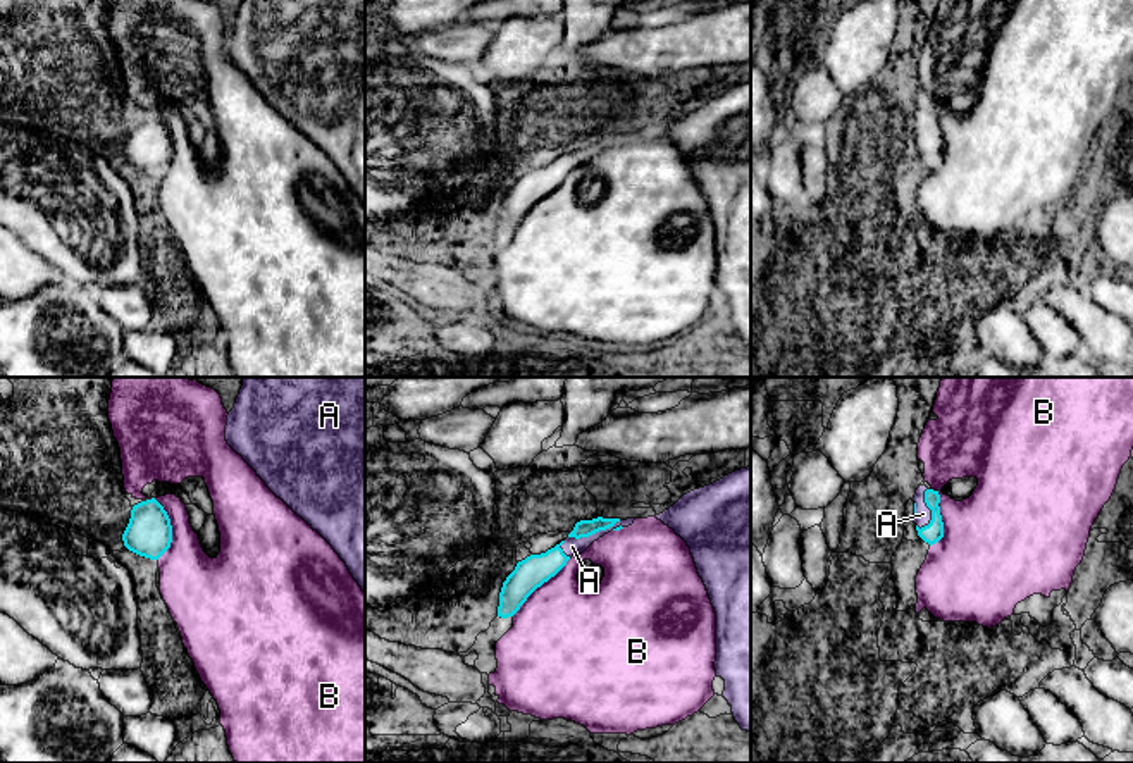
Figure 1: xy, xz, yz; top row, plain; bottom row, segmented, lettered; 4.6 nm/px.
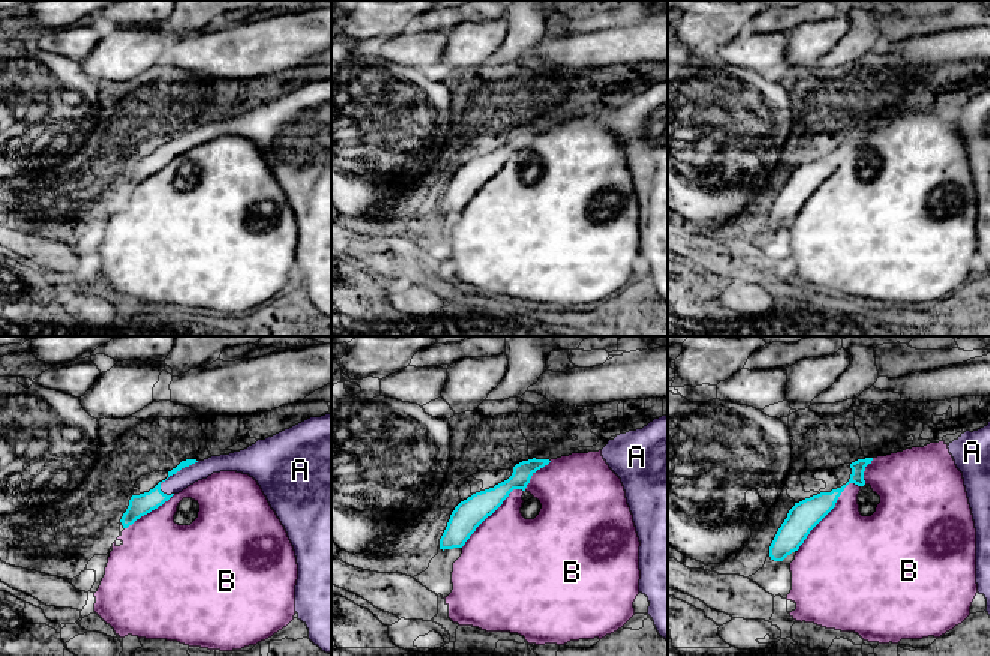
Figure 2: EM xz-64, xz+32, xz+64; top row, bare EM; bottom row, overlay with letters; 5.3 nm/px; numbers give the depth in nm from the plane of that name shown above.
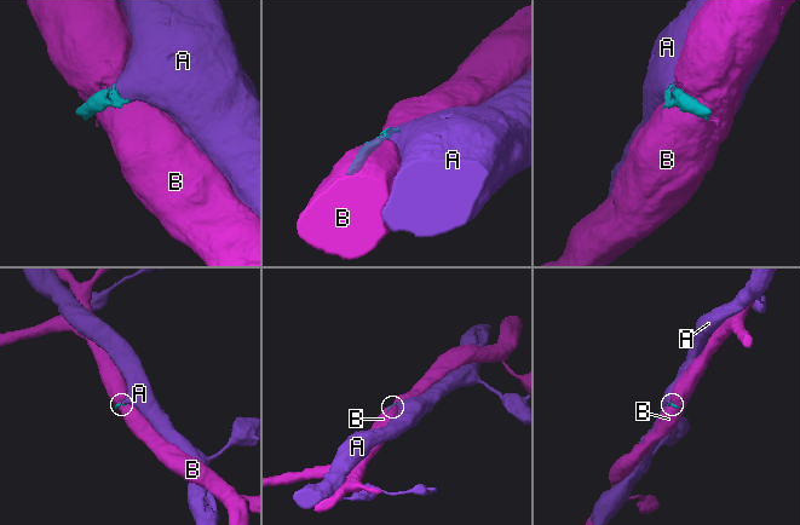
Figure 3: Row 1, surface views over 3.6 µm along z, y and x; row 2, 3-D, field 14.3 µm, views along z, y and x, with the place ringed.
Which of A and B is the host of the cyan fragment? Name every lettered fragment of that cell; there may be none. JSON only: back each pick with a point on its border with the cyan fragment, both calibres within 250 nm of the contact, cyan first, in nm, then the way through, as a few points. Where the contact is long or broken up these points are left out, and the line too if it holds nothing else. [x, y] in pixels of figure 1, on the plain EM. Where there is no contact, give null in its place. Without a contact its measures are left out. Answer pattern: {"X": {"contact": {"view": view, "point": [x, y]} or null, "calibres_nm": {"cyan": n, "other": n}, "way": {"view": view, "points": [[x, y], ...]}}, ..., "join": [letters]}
{"A": {"contact": {"view": "xz", "point": [594, 147]}, "calibres_nm": {"cyan": 80, "other": 80}, "way": {"view": "xz", "points": [[584, 142], [594, 147], [582, 150], [572, 161]]}}, "join": ["A"]}

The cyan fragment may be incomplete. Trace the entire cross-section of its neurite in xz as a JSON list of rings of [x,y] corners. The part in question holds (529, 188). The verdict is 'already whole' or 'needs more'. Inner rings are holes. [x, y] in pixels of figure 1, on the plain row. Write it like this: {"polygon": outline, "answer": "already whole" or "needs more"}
{"polygon": [[[592,133],[580,134],[565,155],[541,169],[530,169],[518,176],[506,191],[499,207],[498,231],[513,231],[527,212],[554,191],[573,169],[582,169],[594,155],[611,145],[620,145],[634,138],[635,133]]], "answer": "needs more"}

